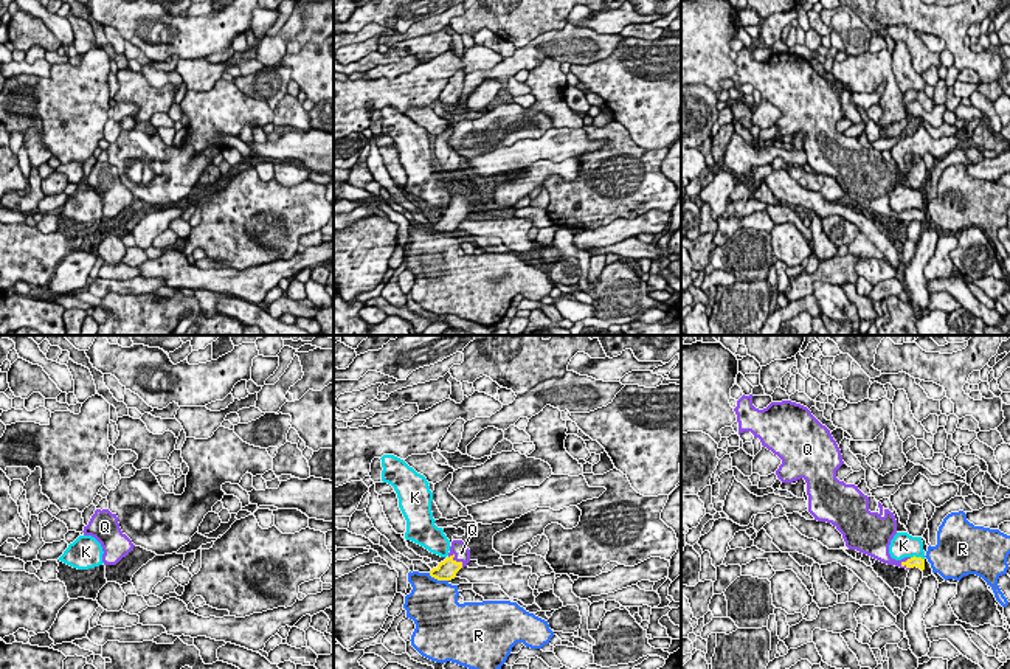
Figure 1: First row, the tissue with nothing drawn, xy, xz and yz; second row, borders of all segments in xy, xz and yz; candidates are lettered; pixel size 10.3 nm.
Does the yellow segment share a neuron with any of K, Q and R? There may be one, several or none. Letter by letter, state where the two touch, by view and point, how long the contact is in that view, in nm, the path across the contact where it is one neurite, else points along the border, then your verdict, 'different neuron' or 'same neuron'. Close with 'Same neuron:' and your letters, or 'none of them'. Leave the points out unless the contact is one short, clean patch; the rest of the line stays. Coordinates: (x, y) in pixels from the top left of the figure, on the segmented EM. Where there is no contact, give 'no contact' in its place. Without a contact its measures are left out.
K: yz (917, 558) | 150 nm | along yz (911, 556), (923, 559) | different neuron
Q: xz (455, 561) | 200 nm | across xz (446, 570), (455, 561), (461, 553) | same neuron
R: xz (438, 579) | 220 nm | different neuron
Same neuron: Q

